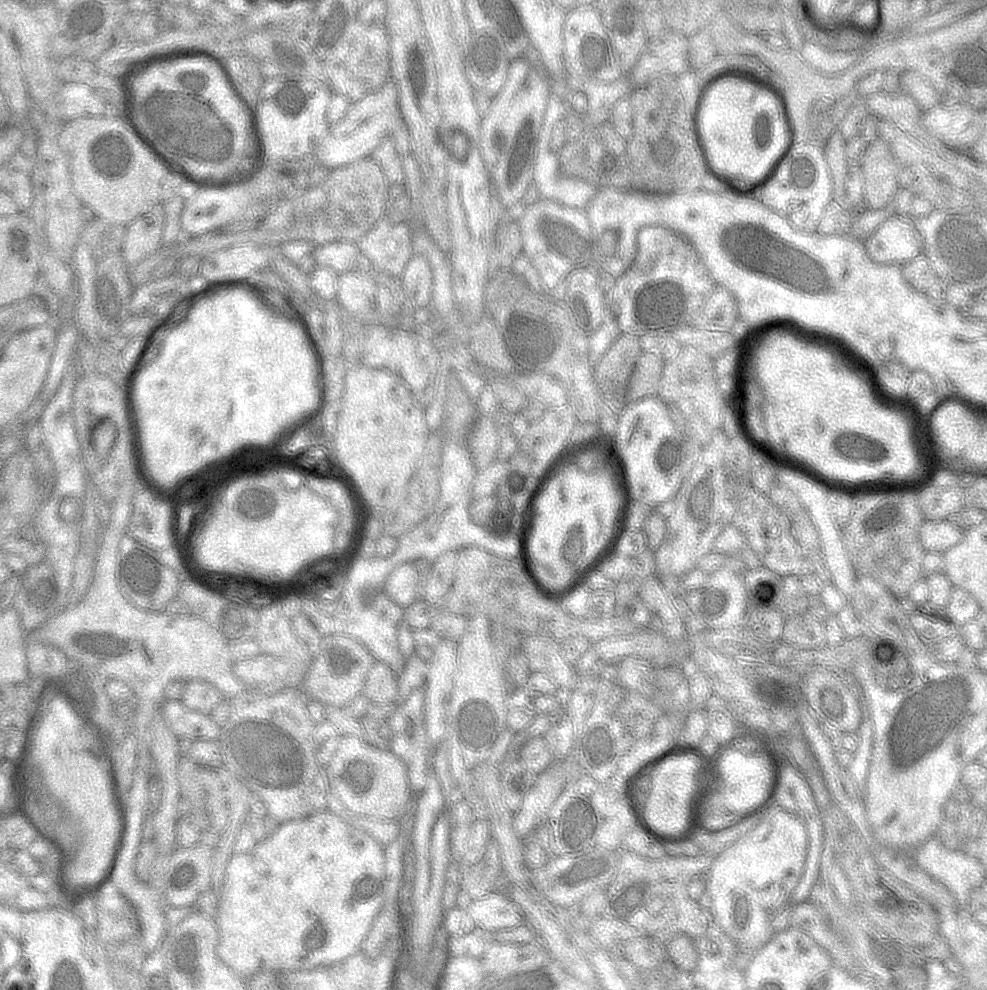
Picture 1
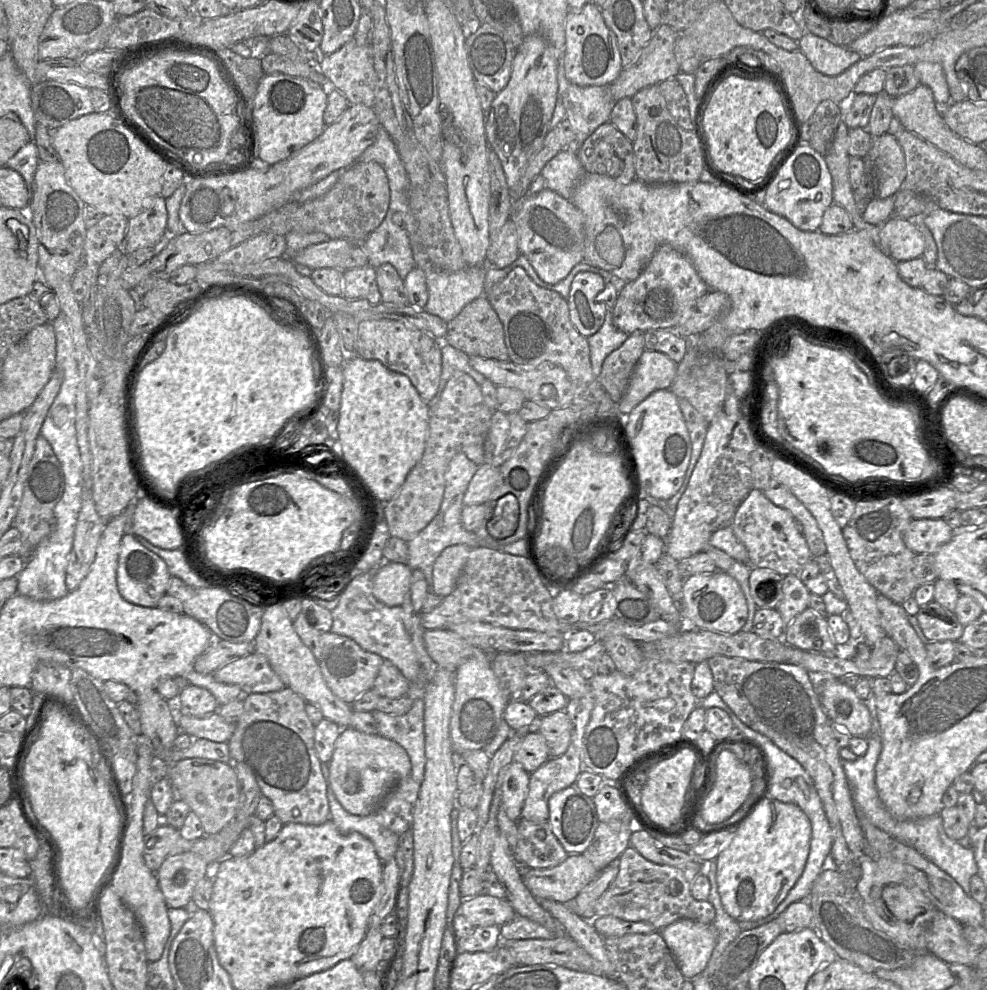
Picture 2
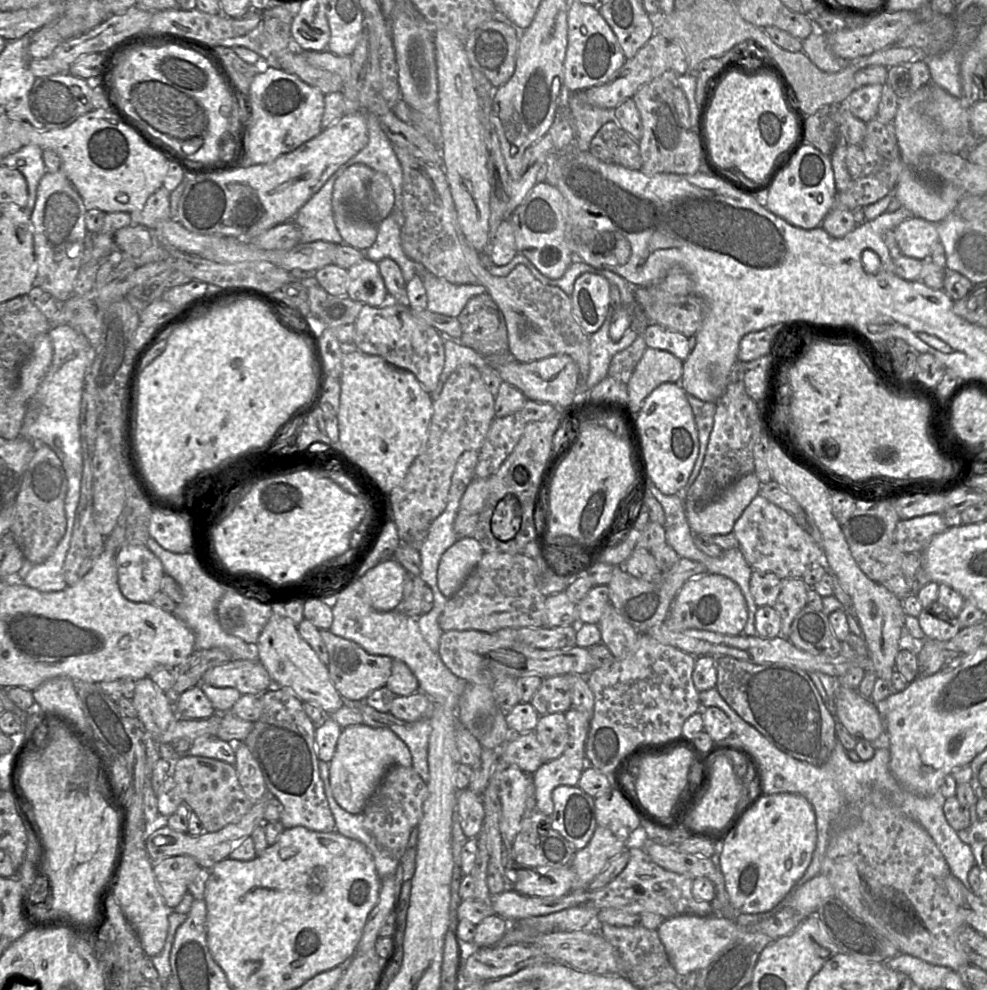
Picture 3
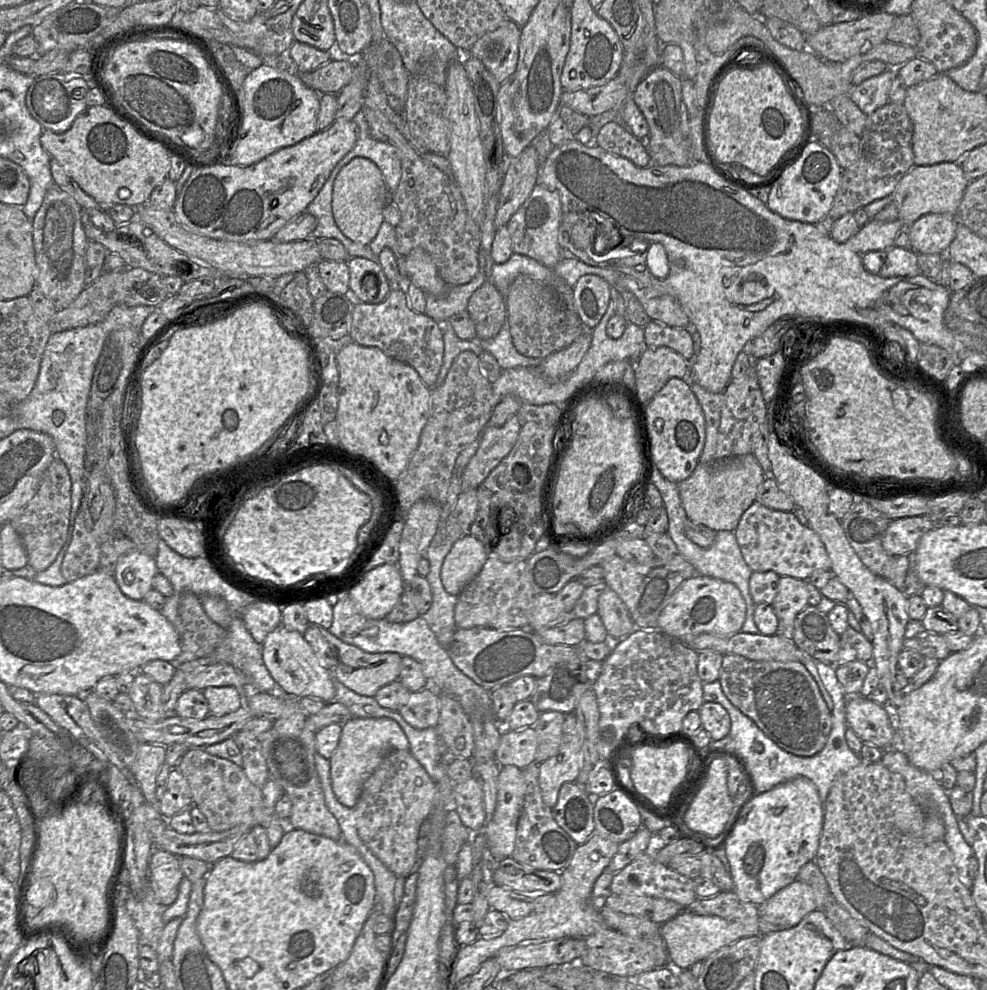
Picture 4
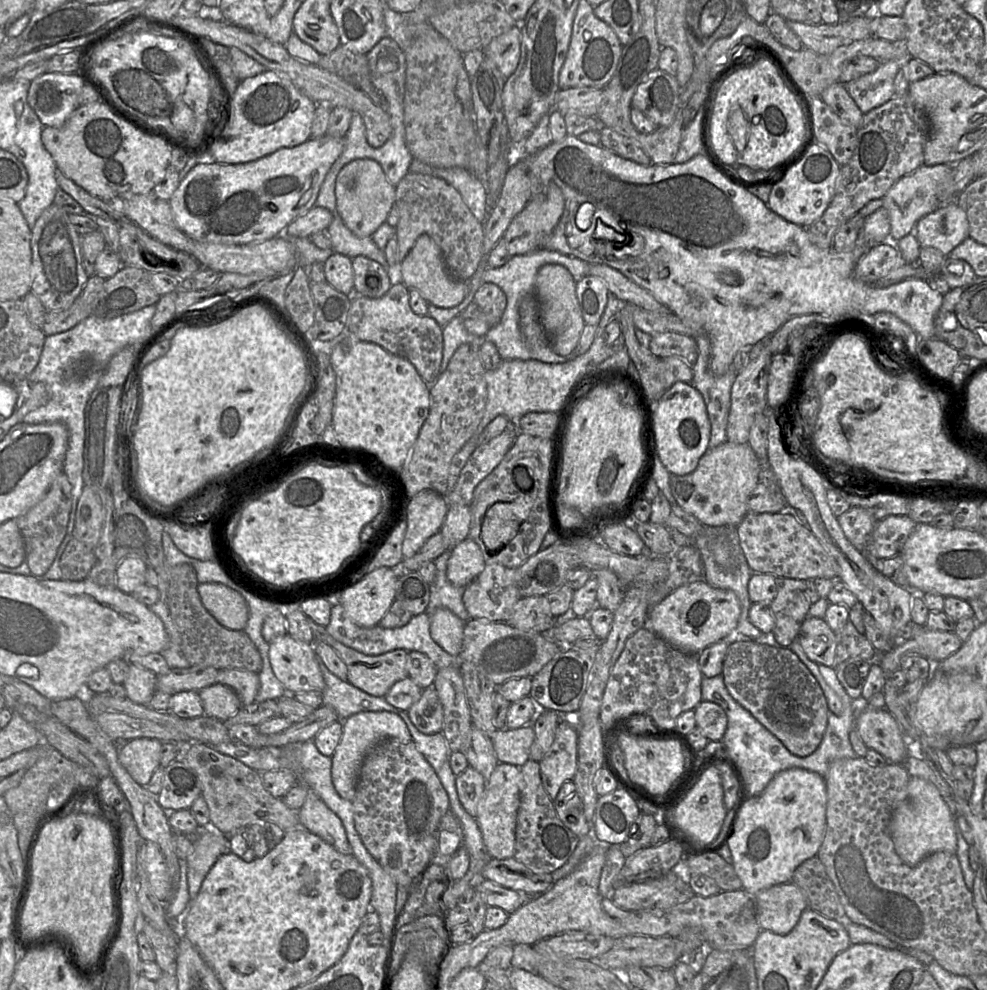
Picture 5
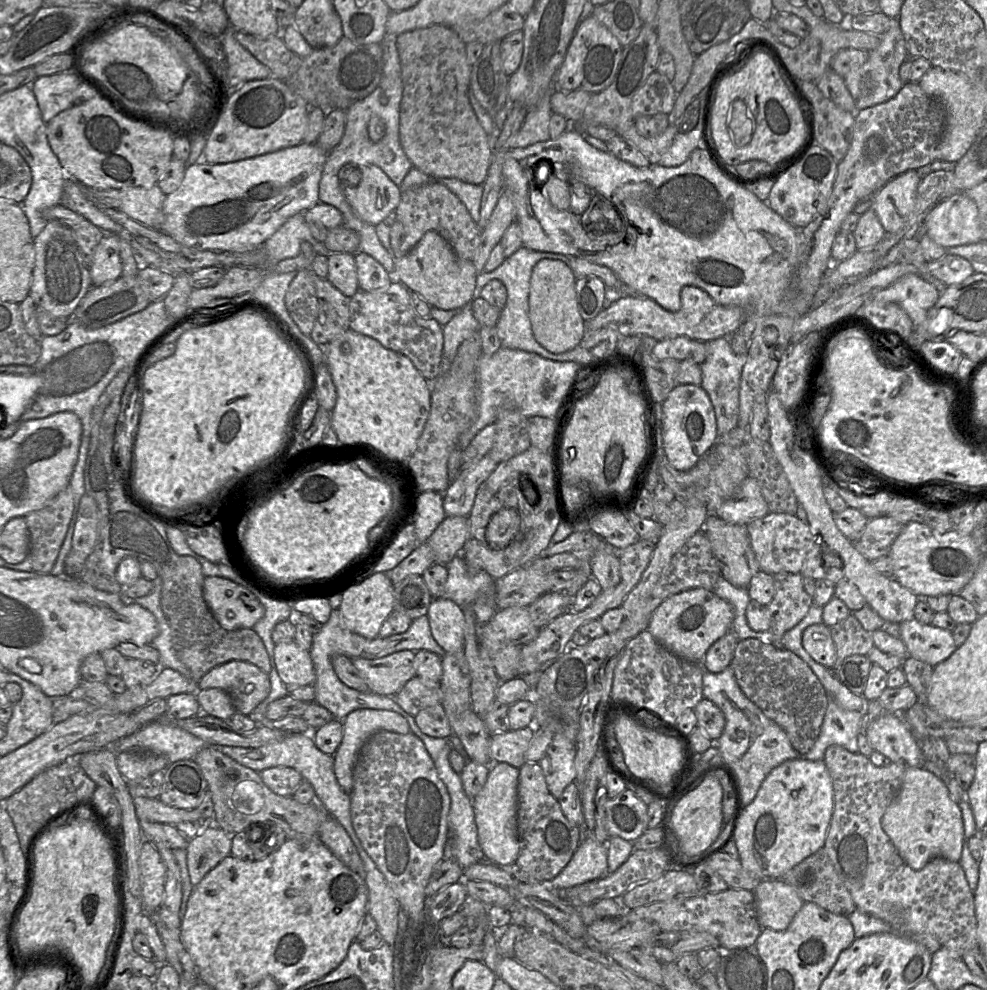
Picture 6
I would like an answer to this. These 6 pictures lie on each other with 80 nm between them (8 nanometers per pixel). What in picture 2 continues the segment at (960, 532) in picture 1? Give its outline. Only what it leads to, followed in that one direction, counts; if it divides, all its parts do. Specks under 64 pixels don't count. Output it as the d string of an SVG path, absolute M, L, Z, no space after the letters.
M913 519L904 532L904 542L915 554L934 555L954 534L944 519Z

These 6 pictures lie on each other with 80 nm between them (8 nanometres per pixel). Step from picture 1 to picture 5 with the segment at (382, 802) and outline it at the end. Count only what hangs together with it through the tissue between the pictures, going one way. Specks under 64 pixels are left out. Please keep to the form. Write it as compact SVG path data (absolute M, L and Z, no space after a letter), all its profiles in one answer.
M359 712L342 721L341 739L332 754L331 778L339 794L345 800L353 801L360 768L369 750L386 738L396 738L401 743L412 742L412 737L403 719L392 712Z

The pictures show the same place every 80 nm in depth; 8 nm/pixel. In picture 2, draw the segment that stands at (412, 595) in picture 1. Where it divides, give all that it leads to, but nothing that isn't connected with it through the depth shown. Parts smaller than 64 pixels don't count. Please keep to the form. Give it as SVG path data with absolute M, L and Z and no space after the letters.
M383 562L373 577L376 599L389 607L401 606L410 591L412 572L407 564Z

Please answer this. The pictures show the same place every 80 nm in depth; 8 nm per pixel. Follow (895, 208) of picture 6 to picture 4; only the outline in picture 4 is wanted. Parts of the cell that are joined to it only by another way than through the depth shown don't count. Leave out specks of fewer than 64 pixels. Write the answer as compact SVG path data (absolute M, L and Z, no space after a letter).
M941 162L927 166L913 166L901 178L891 194L898 210L898 219L904 227L908 227L926 214L954 216L969 183L957 163Z

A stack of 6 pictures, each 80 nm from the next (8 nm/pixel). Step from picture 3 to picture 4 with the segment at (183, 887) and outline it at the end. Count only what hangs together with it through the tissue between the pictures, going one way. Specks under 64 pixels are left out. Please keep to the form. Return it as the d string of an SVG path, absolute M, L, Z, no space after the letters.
M154 850L149 859L149 868L151 879L153 883L153 890L158 899L158 902L163 906L170 906L174 903L178 896L179 884L182 878L184 877L180 859L174 854L167 852L165 850Z

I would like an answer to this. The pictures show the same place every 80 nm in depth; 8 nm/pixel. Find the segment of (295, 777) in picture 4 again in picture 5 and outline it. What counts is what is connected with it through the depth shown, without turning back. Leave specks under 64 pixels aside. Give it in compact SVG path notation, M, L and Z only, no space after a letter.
M307 788L304 804L299 809L301 824L342 854L353 854L340 818L311 789Z

